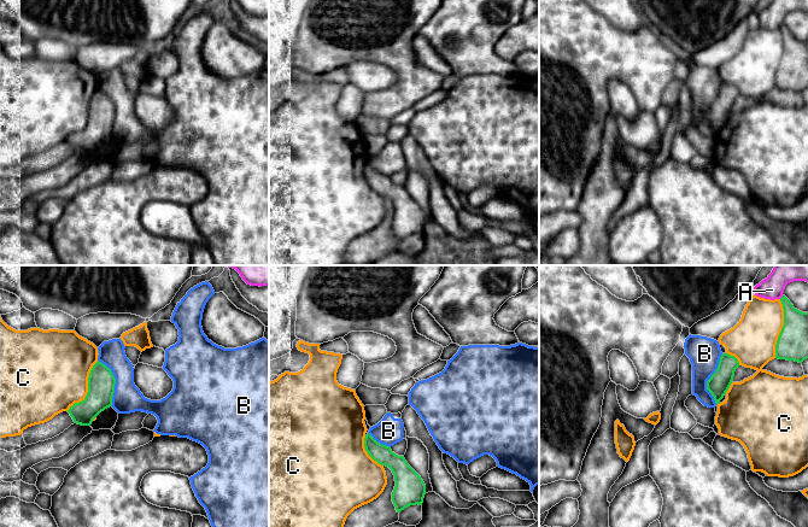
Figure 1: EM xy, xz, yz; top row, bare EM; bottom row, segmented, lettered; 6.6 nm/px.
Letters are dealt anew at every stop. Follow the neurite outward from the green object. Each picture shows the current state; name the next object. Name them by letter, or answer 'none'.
none

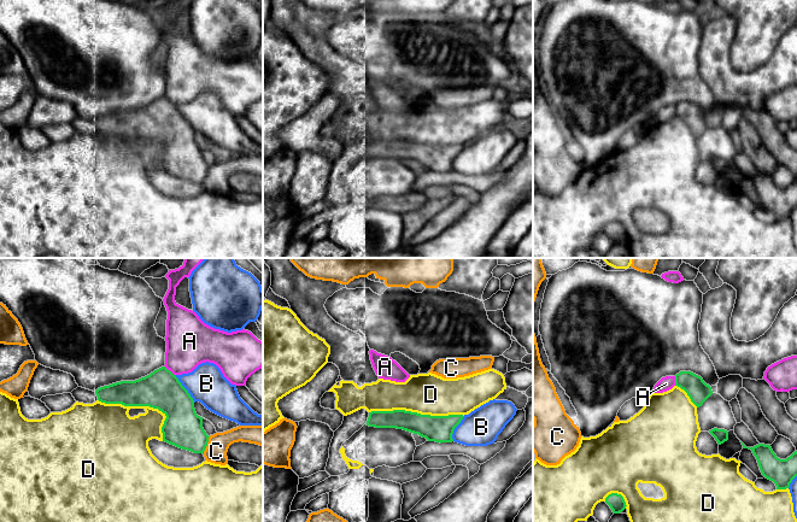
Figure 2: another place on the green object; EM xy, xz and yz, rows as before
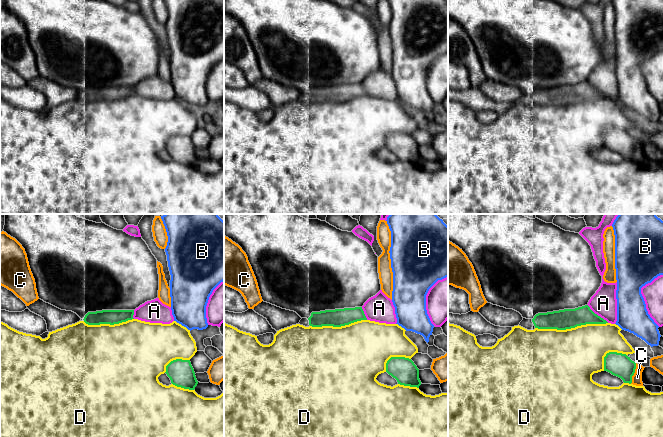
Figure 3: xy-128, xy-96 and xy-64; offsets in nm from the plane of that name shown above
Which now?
none

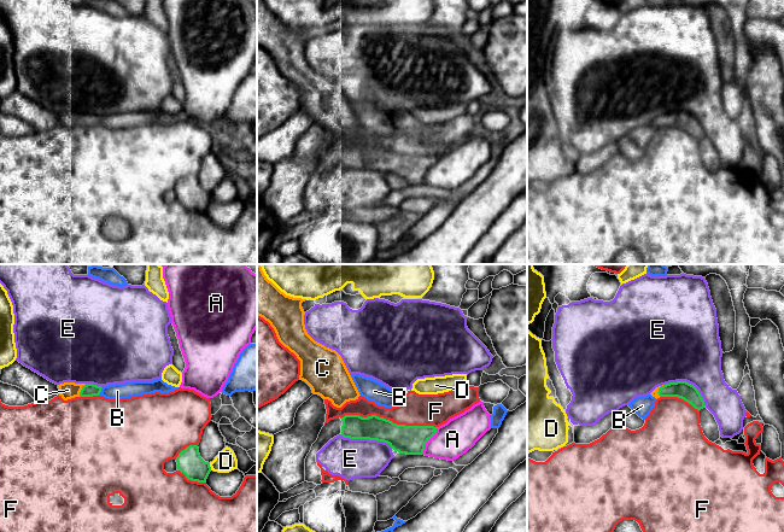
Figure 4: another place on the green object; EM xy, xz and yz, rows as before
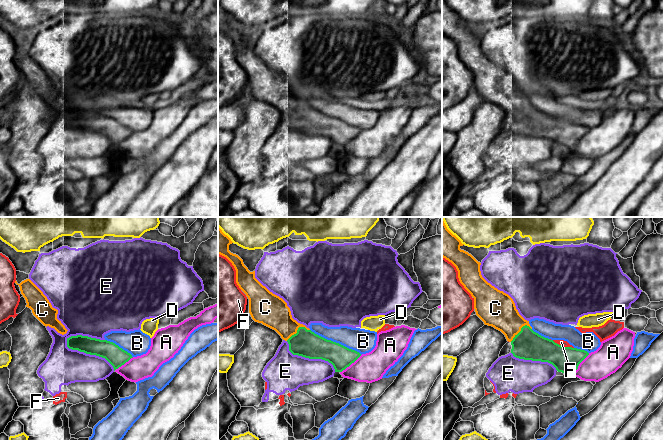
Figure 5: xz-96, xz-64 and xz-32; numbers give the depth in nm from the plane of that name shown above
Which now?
C

